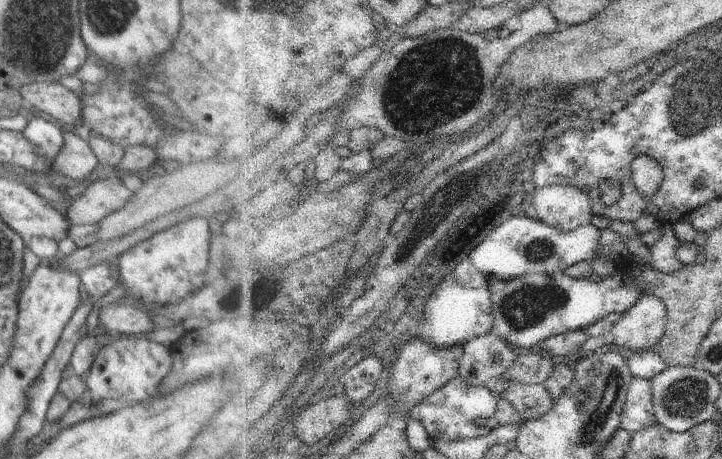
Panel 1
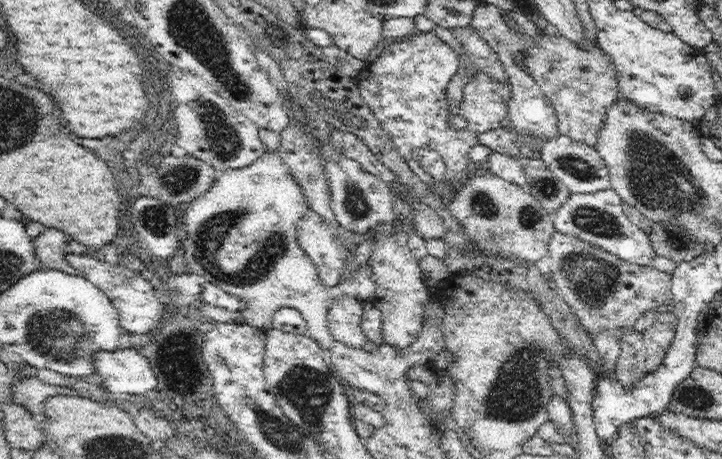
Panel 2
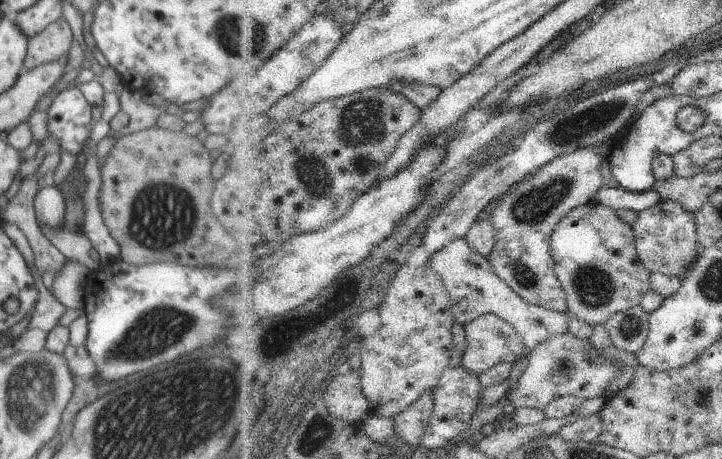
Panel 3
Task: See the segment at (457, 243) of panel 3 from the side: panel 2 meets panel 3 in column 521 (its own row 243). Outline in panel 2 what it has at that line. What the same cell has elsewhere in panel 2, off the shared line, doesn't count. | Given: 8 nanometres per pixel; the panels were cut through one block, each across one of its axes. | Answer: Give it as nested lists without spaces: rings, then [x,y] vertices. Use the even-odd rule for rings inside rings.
[[[308,210],[293,225],[294,242],[314,265],[322,286],[338,285],[346,250],[335,243],[327,224],[316,213]]]

